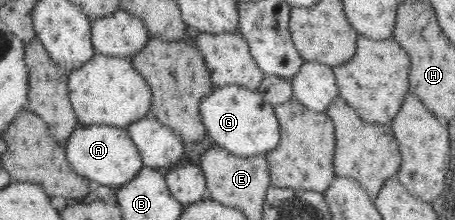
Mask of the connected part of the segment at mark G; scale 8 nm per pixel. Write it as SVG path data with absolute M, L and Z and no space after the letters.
M236 83L213 87L203 95L198 103L198 114L207 129L207 134L219 147L243 158L249 158L255 154L264 156L266 151L273 150L277 146L281 138L273 105L267 102L258 91L249 90Z

